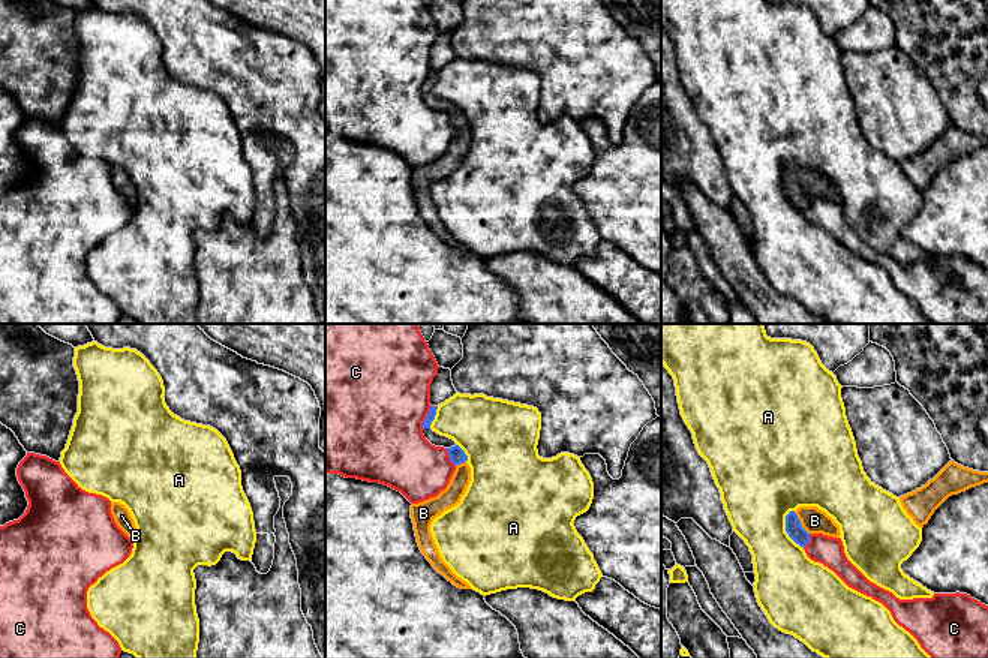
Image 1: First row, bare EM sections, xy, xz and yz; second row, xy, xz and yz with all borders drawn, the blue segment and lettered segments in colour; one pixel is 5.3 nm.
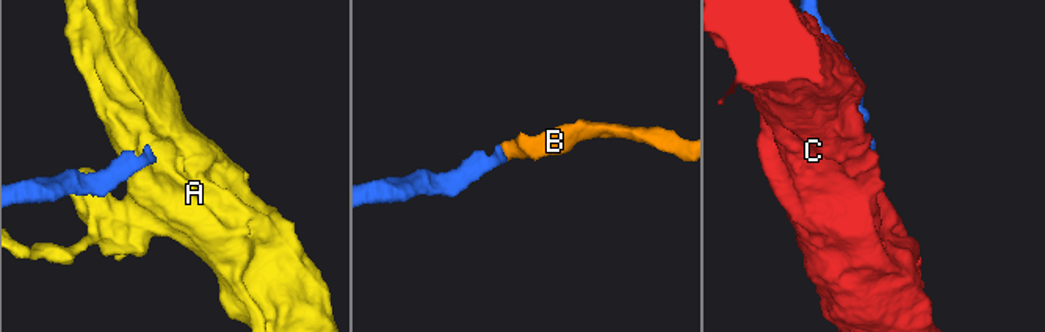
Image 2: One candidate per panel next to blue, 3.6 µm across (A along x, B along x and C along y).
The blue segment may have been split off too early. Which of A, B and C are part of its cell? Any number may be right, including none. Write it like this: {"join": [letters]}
{"join": ["B"]}

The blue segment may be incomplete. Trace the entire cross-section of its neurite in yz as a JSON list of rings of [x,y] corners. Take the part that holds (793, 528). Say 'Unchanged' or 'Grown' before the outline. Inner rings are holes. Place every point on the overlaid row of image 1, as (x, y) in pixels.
Grown. [[[799,507],[786,516],[786,532],[789,537],[805,547],[811,534],[823,534],[840,538],[840,526],[825,511],[817,507]]]

